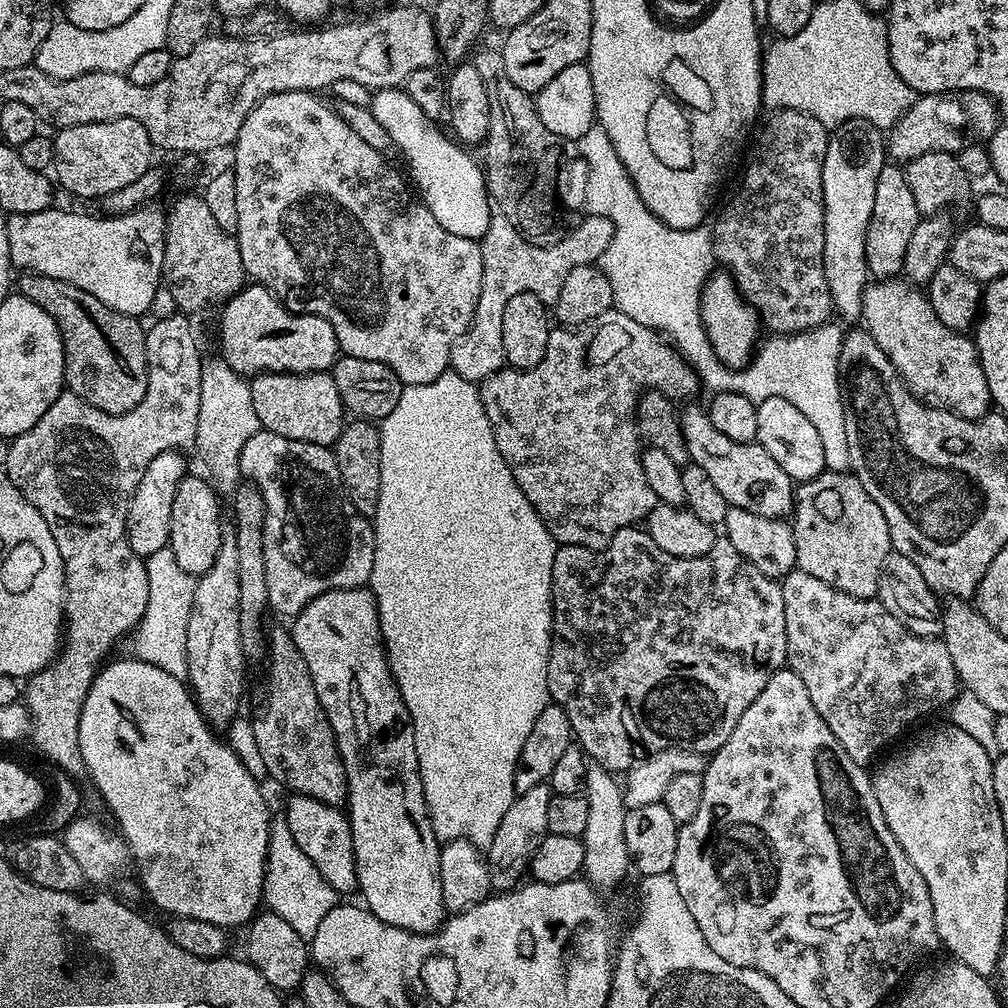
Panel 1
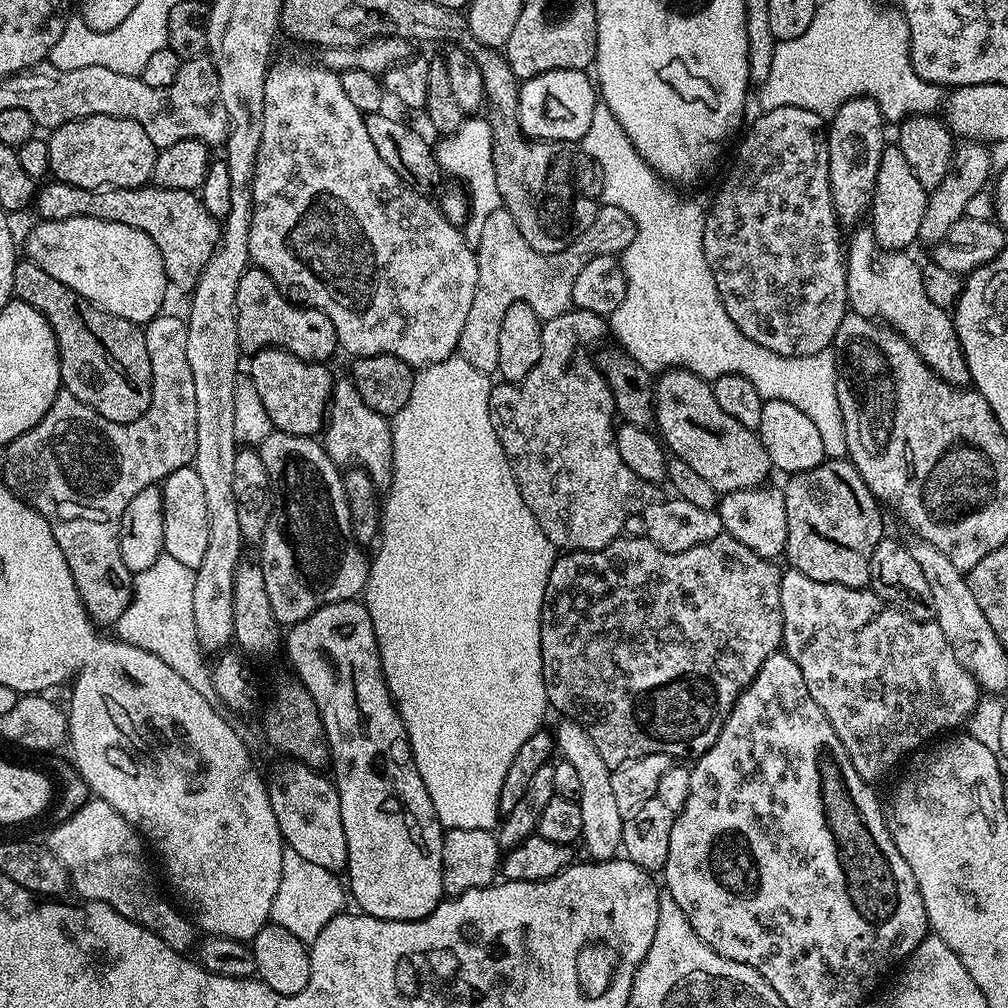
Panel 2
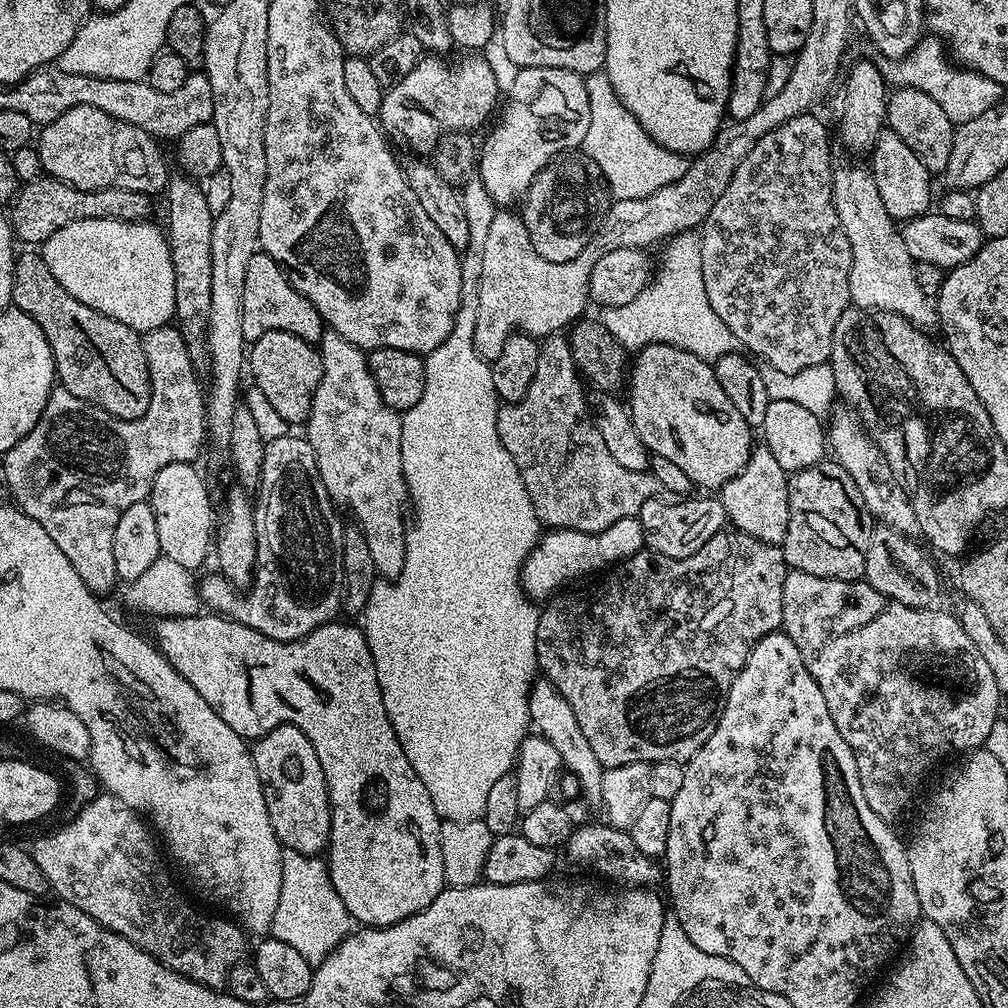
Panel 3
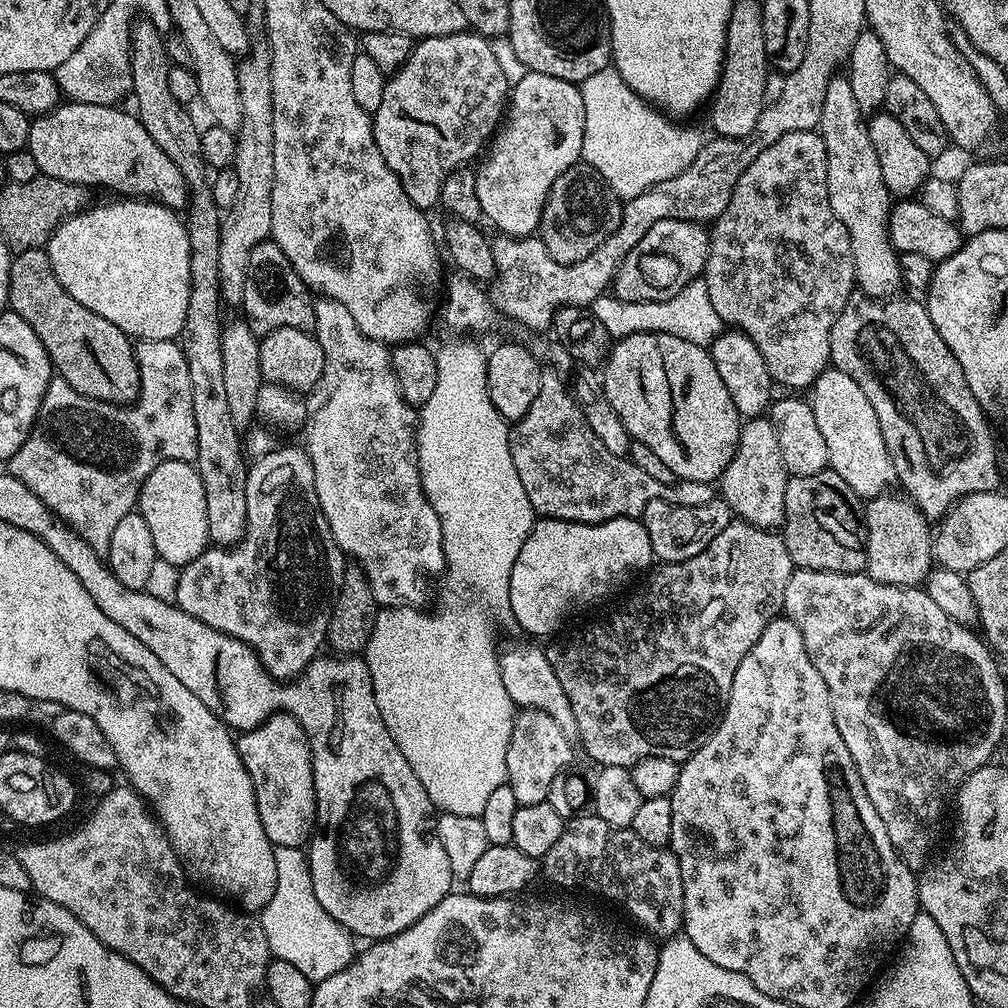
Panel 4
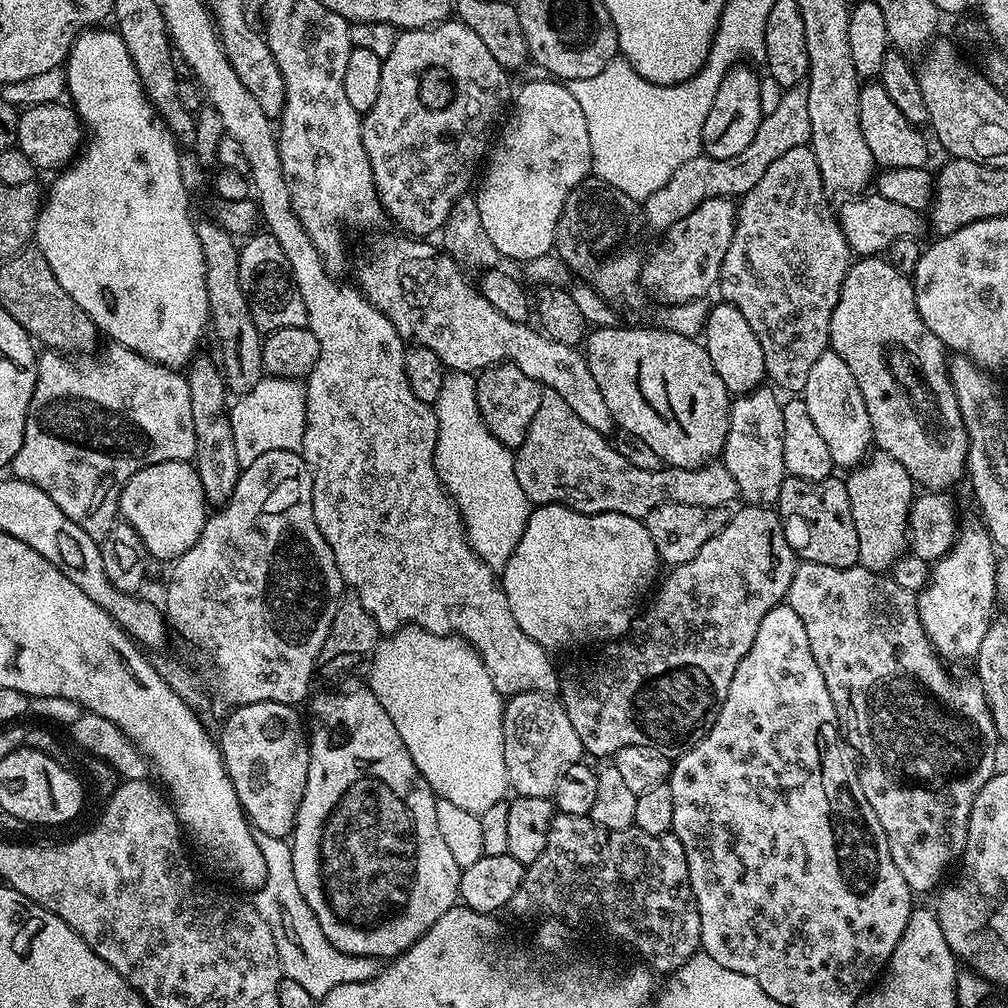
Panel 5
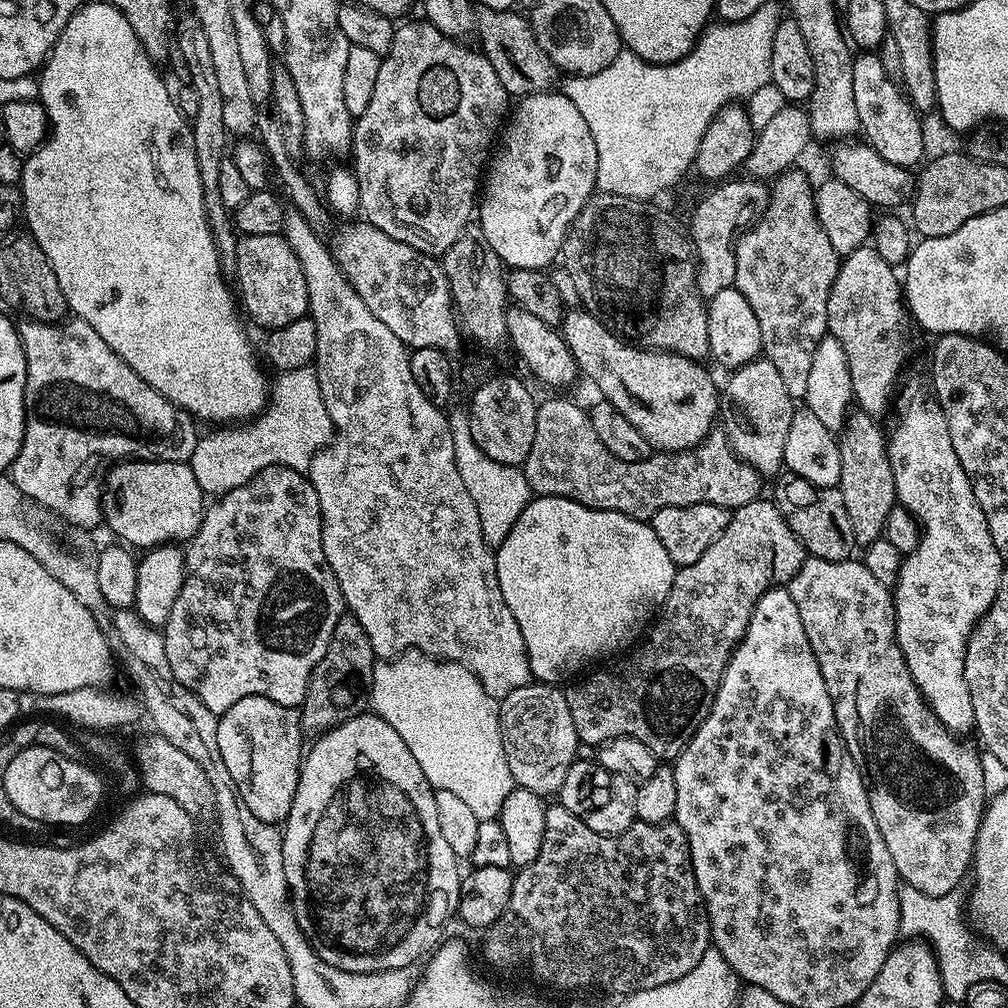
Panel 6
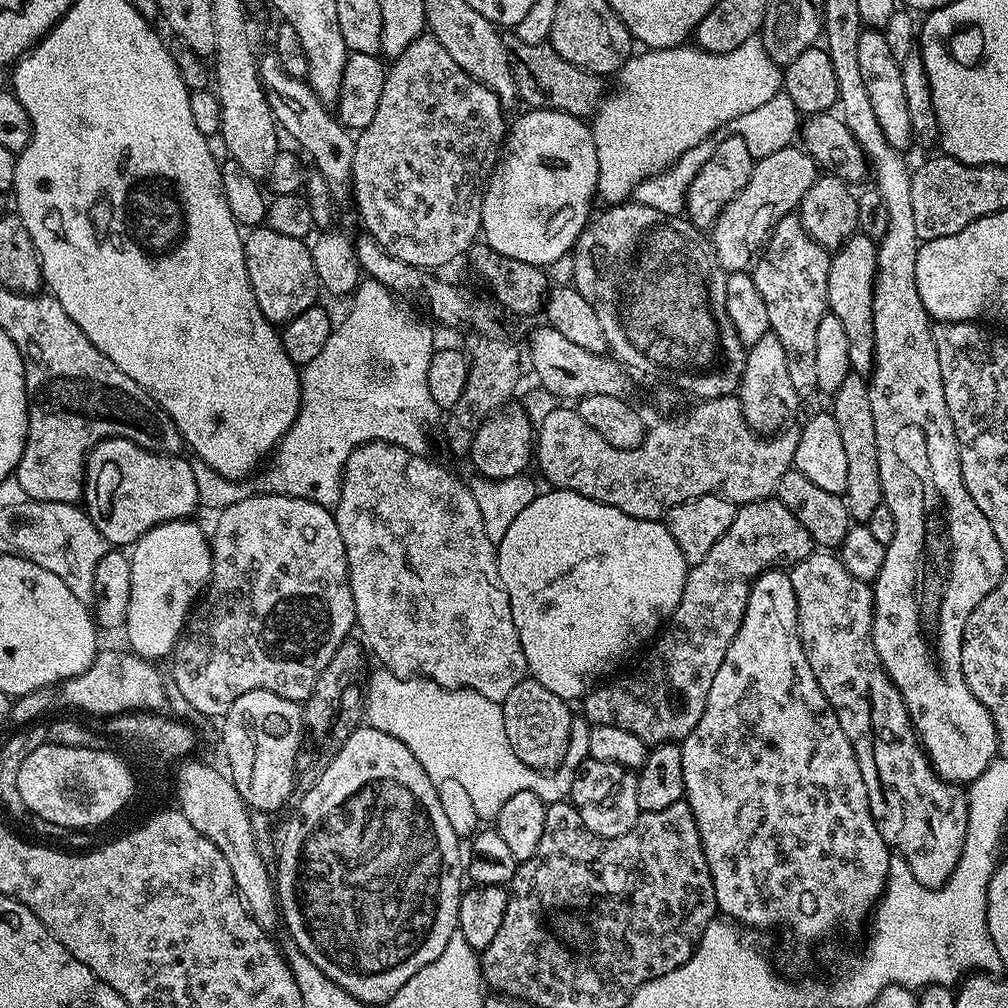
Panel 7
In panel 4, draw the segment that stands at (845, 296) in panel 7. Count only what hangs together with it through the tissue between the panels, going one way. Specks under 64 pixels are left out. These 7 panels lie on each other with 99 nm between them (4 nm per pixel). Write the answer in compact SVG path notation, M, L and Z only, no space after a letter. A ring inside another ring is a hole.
M853 294L846 302L842 314L838 314L838 318L830 330L830 354L832 355L830 364L831 367L850 374L850 378L854 378L854 382L858 382L858 386L862 386L862 394L866 394L866 398L870 398L870 406L874 406L874 414L878 414L878 426L882 426L882 438L886 438L886 450L894 462L896 480L905 488L901 489L906 493L908 499L920 509L923 516L939 518L966 494L994 492L1001 487L1000 468L996 465L996 444L992 441L991 430L988 429L989 417L985 416L983 410L978 406L974 394L970 392L966 374L962 374L962 366L958 366L958 358L954 358L950 346L946 346L946 342L942 342L942 334L938 334L938 330L934 330L934 322L930 322L927 307L921 301L919 304L916 301L919 299L916 298L908 298L912 300L896 299L900 298L877 298Z

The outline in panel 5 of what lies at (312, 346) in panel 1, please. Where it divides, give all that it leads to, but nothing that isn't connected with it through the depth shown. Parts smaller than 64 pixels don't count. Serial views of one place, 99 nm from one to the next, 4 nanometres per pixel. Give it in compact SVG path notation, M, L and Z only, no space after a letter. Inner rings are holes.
M260 230L248 236L239 245L239 250L242 290L248 299L254 326L258 326L260 333L267 334L287 328L307 328L306 302L302 302L302 294L298 294L298 286L292 277L290 262L286 254L282 254L282 246L278 246L278 238L274 238L266 230Z

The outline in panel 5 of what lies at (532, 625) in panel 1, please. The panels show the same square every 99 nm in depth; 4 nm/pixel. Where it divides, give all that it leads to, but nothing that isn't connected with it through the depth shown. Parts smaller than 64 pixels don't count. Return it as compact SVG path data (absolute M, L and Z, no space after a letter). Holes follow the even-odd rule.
M452 372L450 378L442 382L442 394L438 394L435 405L438 422L438 442L434 462L436 473L444 484L449 496L456 502L456 508L464 519L468 545L493 570L502 570L514 554L514 546L518 546L518 538L522 538L522 530L526 530L530 502L526 498L526 490L518 486L518 474L514 474L516 457L513 449L507 448L484 424L482 414L478 410L476 397L476 376L466 372ZM401 626L396 632L385 635L381 639L366 672L367 675L372 675L366 682L371 687L374 698L378 698L378 702L382 702L382 710L386 710L386 714L390 714L390 722L396 724L398 738L402 738L406 750L410 750L410 754L414 758L414 766L418 766L422 778L426 778L426 782L432 787L439 799L454 802L454 806L459 806L461 810L470 810L479 814L490 810L490 806L494 806L494 802L509 795L510 789L506 778L506 762L504 761L504 735L502 734L505 701L502 699L500 691L494 686L482 658L465 640L461 640L458 636L430 634L415 626Z

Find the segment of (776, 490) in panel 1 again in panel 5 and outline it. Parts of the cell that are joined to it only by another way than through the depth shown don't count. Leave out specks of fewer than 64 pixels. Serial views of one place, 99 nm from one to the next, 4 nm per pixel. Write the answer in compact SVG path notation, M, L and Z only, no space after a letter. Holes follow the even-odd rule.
M593 327L586 336L586 355L590 374L606 398L617 429L634 434L648 443L650 450L670 468L700 468L713 463L723 453L732 406L728 387L718 378L714 362L699 339L657 328Z

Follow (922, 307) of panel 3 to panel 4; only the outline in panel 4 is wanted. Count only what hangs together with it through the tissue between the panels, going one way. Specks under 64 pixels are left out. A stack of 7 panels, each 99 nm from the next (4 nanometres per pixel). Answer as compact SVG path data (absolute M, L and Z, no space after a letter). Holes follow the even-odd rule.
M834 75L826 86L818 131L822 142L826 142L826 190L830 210L834 210L842 226L846 226L846 234L850 234L859 291L865 296L891 297L902 288L900 257L888 237L888 213L894 200L886 182L882 182L878 154L874 154L874 142L870 142L865 117L854 102L854 90L850 90L847 75Z

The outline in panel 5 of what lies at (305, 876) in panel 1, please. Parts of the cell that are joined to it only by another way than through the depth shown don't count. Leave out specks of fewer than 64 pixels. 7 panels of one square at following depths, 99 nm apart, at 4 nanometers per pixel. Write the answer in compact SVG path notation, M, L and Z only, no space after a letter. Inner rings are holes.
M259 834L256 841L266 864L266 882L261 888L255 889L254 903L266 926L270 926L270 934L274 934L281 973L287 979L298 982L298 986L306 989L306 994L317 998L323 998L334 986L362 982L378 975L382 964L377 957L346 954L334 947L326 934L322 934L318 918L314 918L314 910L306 906L302 890L298 890L298 882L294 882L291 843L287 839L270 838L270 834Z

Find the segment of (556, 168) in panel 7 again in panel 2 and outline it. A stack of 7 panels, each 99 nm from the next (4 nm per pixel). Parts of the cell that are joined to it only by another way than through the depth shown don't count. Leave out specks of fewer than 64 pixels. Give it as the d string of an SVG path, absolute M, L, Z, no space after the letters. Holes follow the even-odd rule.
M571 68L538 74L520 85L520 129L533 140L583 141L586 130L590 130L597 103L598 88L587 71Z

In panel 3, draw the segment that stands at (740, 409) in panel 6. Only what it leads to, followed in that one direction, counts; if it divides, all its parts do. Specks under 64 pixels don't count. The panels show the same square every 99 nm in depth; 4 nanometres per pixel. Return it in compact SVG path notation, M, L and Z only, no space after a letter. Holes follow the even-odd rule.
M753 447L747 466L718 489L727 523L737 532L750 534L750 538L758 538L767 544L783 545L790 522L789 479L789 473L778 466L774 454L770 454L768 448Z

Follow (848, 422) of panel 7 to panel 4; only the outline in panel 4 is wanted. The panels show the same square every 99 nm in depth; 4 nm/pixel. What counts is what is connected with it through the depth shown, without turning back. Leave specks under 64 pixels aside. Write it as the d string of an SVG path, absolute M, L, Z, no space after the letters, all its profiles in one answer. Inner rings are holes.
M888 495L873 496L862 508L862 527L866 533L864 549L868 559L866 575L890 586L914 588L925 583L928 572L934 567L930 520L907 495Z

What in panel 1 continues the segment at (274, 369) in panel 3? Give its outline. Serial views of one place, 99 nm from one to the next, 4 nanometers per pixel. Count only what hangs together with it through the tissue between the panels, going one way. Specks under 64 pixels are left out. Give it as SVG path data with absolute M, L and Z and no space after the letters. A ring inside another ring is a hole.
M331 371L307 372L294 374L293 372L262 372L253 376L251 383L251 399L258 414L258 422L265 432L282 434L282 438L290 438L294 442L310 442L325 446L335 445L346 423L346 409L342 398L338 394L338 386L334 386Z

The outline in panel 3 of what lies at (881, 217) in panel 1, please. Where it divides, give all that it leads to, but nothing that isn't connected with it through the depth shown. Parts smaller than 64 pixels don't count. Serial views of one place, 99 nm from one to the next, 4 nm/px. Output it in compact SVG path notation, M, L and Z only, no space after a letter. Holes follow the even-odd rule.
M890 130L881 131L870 153L870 167L874 174L874 183L878 186L878 194L882 194L886 214L890 214L892 220L907 222L925 215L933 207L933 173L922 166L922 158L918 158L918 154L914 154L914 150L910 150L910 146L906 146L906 142L898 138L898 134Z

